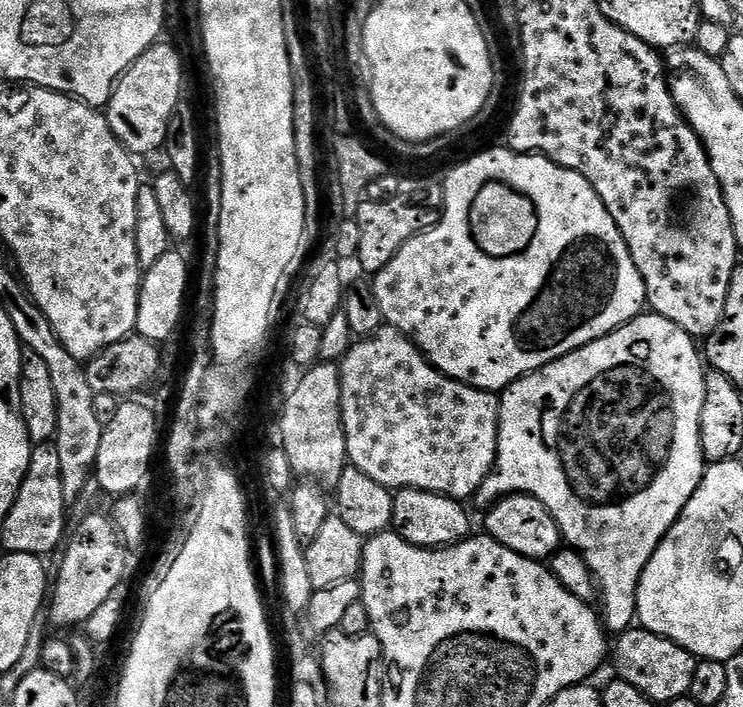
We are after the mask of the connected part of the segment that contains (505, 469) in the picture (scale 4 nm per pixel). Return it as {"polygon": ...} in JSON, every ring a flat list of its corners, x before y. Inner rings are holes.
{"polygon":[[641,314,636,319,631,320,629,324,623,324,622,327,616,328,610,334,606,334,602,338,598,338,594,342,590,342,586,346,582,346,578,350,574,350,570,354,566,354,562,358,558,358,554,362,550,362,545,368,540,368,537,372,531,372,529,376,523,376,521,380,515,380,512,385,504,389,500,396,500,433,498,434,498,442,496,443,496,466,494,471,486,477,482,482,482,486,477,490,474,497,475,503,484,504,483,506,491,506,497,500,509,494,523,494,532,496,538,502,542,502,546,506,546,510,556,520,556,525,560,528,561,537,571,547,575,548,577,552,583,556,585,562,588,564,589,570,592,572,592,578,596,581,599,591,602,593,602,600,604,596,604,612,602,608,602,623,609,633,619,634,627,632,629,628,633,627,634,621,637,619,636,615,636,591,640,585,640,576,646,570,646,566,650,562,650,558,656,553,656,547,660,545,661,540,672,528,672,523,682,514,682,510,686,506,686,502,690,502,690,498,694,494,694,490,698,490,698,486,704,477,704,470,706,461,702,454,702,446,700,445,700,415,702,414,702,398,706,394,706,386,704,385,704,377,706,375,706,364,702,359,701,349,698,347,697,341,689,336,687,332,674,322,670,322,666,318,657,316,655,314]]}

